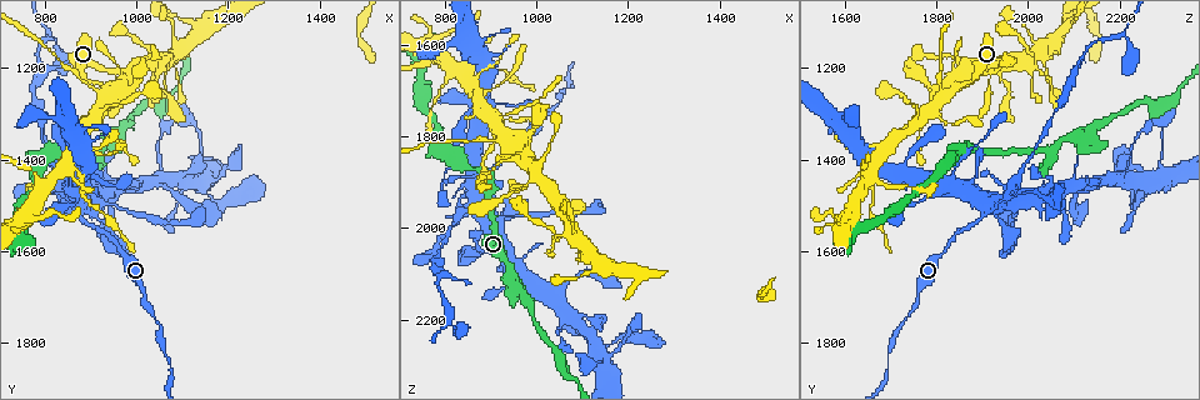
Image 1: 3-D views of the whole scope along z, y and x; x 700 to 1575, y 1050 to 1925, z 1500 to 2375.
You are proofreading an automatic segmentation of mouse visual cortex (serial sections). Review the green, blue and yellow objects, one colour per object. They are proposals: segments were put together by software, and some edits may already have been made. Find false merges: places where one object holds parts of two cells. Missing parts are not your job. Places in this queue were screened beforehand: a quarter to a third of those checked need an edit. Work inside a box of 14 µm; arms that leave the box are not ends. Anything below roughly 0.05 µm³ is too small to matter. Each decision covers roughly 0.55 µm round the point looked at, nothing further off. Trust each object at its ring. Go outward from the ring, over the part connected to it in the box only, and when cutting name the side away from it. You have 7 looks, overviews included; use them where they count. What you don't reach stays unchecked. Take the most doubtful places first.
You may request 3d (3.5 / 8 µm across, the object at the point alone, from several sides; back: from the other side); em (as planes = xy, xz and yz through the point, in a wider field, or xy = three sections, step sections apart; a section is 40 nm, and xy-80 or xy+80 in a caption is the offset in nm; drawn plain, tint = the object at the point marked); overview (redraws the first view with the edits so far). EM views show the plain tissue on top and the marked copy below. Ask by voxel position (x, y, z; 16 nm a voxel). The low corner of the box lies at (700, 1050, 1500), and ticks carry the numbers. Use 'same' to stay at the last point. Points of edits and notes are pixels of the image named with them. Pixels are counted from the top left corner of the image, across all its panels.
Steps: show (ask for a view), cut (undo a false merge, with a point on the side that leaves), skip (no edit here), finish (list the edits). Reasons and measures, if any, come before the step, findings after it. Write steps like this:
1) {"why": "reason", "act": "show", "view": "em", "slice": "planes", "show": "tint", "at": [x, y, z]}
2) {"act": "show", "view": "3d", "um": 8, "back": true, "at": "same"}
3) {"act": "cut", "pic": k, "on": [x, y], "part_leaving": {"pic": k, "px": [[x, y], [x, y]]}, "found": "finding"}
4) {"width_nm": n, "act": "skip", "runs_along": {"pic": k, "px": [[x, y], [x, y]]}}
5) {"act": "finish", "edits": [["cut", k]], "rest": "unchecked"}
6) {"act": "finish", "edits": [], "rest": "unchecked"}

{"why": "sudden change in width", "act": "show", "view": "3d", "um": 8, "at": [875, 1370, 1660]}

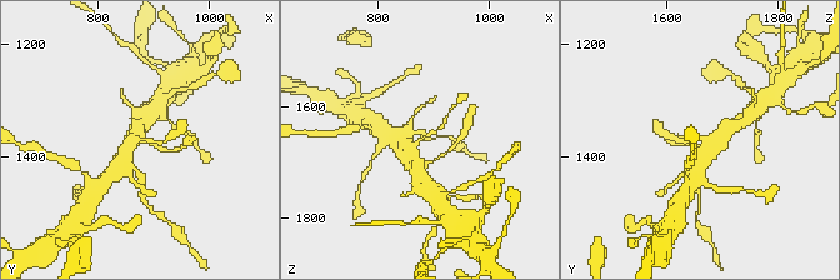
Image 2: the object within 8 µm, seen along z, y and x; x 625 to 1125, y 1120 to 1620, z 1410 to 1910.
{"act": "show", "view": "3d", "um": 3.5, "at": [880, 1365, 1655]}

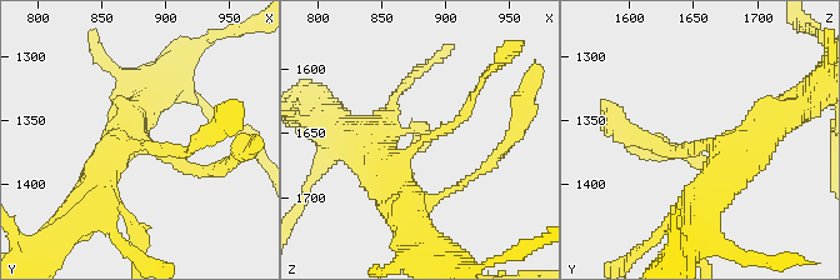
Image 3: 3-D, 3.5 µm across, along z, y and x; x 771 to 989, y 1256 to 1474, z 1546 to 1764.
{"act": "show", "view": "em", "slice": "xy", "step": 1, "show": "tint", "at": [876, 1370, 1660]}

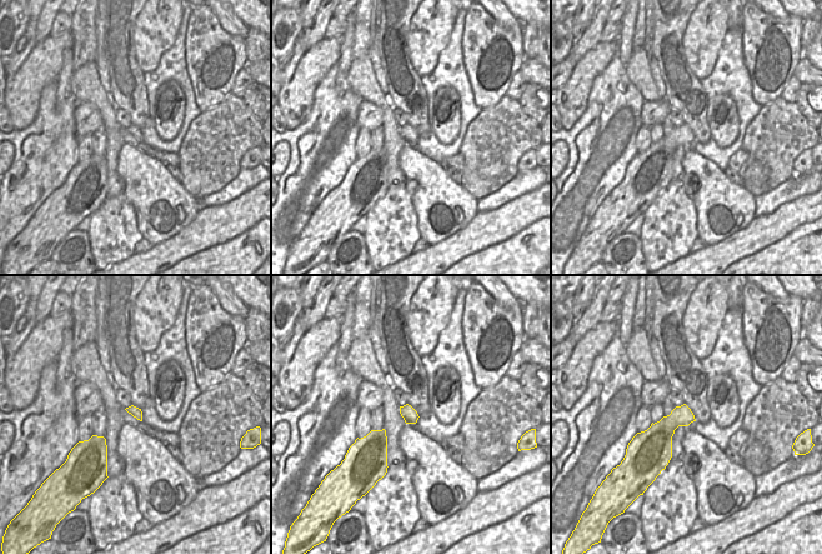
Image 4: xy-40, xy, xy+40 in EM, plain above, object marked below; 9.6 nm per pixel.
{"width_nm": 150, "act": "skip", "runs_along": {"pic": 3, "px": [[410, 205], [390, 173], [460, 119], [475, 93]]}, "found": "one cell here"}

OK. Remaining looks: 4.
{"why": "two arms in line, one across", "act": "show", "view": "3d", "um": 8, "back": true, "at": [930, 1365, 2065]}

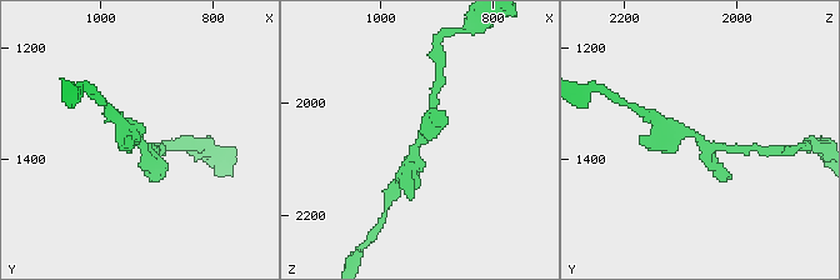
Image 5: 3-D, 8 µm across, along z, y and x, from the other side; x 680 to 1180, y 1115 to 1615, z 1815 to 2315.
{"arms": 3, "arm_widths_nm": [200, 300, 350], "why": "now the EM", "act": "show", "view": "em", "slice": "planes", "show": "tint", "at": [925, 1365, 2055]}

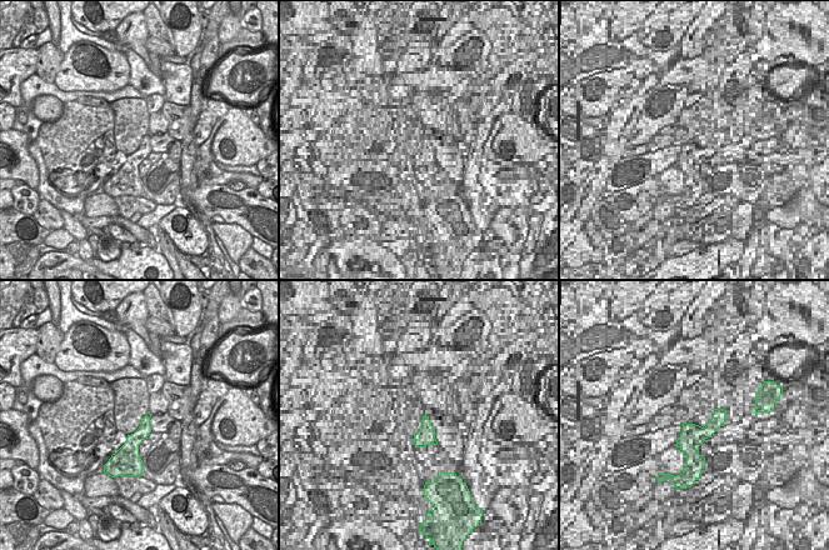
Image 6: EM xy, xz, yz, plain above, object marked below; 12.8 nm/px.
{"act": "skip", "found": "continuous, no second cell"}

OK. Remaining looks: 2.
{"why": "small branch off a trunk", "act": "show", "view": "3d", "um": 3.5, "at": [870, 1500, 1905]}

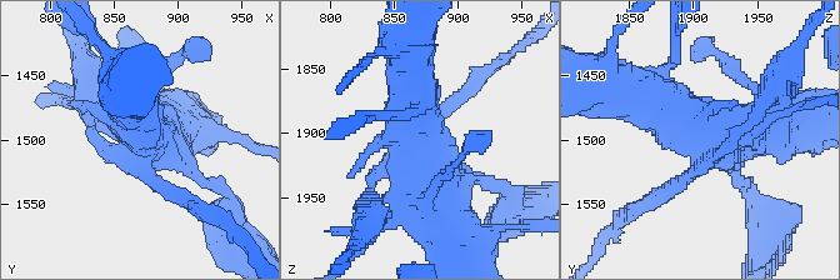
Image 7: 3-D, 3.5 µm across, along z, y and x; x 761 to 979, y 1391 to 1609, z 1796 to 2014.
{"why": "shape alone is not enough", "act": "show", "view": "em", "slice": "planes", "show": "tint", "at": [878, 1504, 1910]}

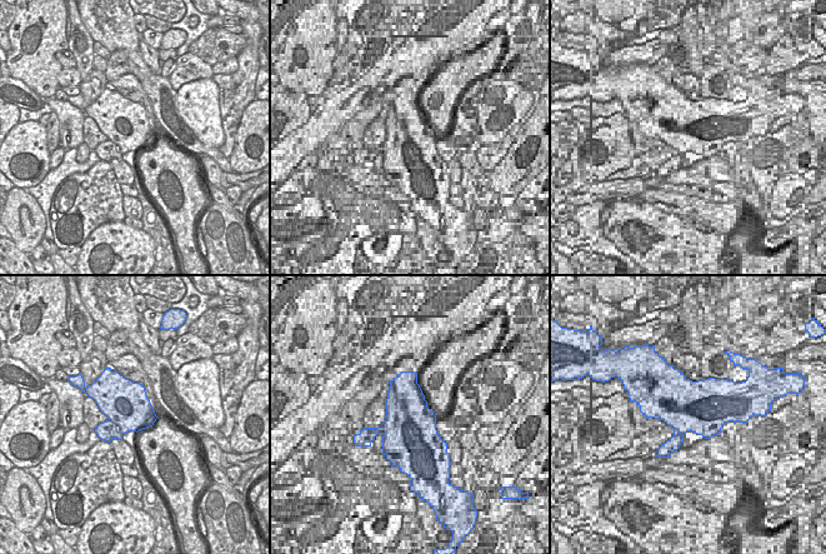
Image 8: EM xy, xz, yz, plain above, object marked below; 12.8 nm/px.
{"act": "skip", "runs_along": {"pic": 7, "px": [[656, 195], [726, 130], [778, 130]]}, "found": "continuous, no second cell"}

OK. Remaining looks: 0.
{"act": "finish", "edits": [], "rest": "unchecked"}

